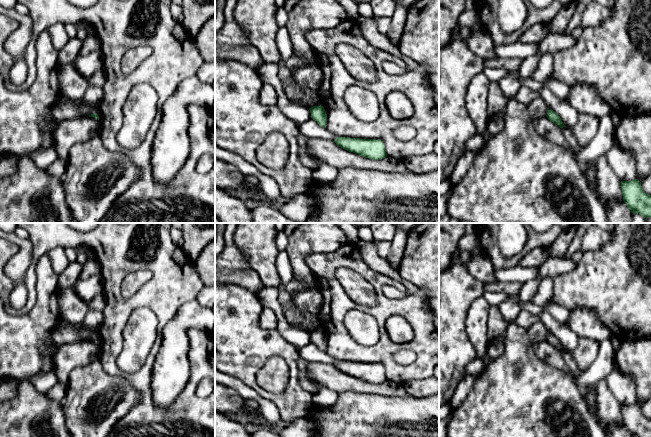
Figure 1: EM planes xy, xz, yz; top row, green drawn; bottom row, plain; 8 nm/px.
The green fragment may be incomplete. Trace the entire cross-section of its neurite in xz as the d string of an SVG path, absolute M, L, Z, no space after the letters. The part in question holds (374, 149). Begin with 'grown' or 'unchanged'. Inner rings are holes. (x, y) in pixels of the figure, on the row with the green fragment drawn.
unchanged; M337 137L334 142L349 152L372 160L381 160L387 157L385 145L379 139Z

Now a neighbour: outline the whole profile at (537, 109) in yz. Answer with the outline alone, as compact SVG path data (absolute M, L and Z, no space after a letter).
M539 96L538 98L532 100L529 105L527 105L527 110L530 117L533 120L536 120L546 117L549 107L543 98Z

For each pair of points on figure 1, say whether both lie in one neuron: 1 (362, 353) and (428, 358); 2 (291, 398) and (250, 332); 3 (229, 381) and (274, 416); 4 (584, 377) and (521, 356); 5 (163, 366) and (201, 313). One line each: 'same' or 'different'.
1: same
2: same
3: same
4: different
5: same

